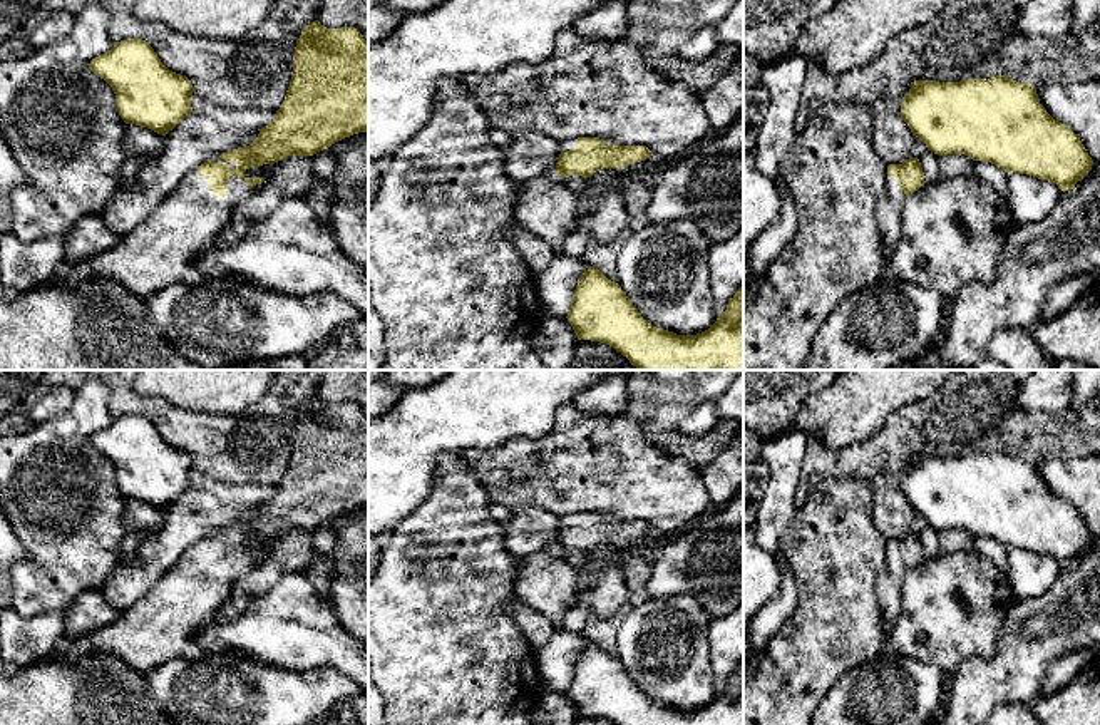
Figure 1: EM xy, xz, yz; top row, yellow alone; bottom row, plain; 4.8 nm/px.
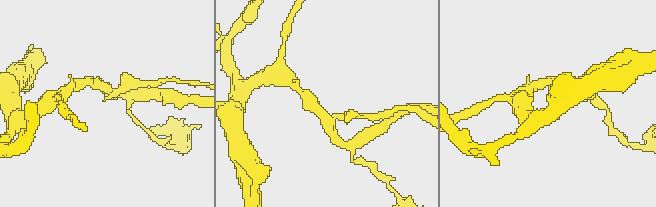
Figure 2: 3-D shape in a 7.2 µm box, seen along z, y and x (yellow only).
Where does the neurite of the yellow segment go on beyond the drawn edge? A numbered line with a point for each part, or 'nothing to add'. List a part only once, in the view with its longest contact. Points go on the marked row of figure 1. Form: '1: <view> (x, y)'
1: xy (158, 253)

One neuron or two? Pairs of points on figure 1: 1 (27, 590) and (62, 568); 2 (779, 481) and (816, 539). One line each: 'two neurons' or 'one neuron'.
1: one neuron
2: two neurons

